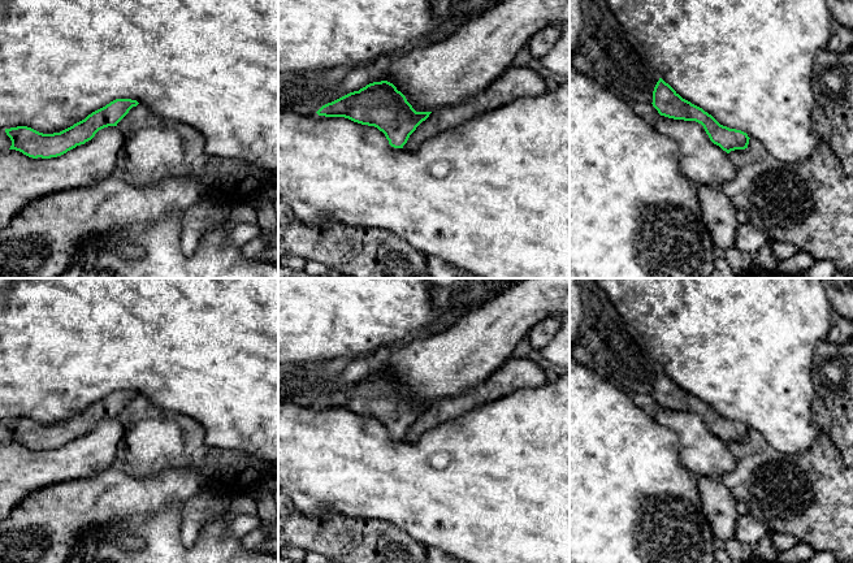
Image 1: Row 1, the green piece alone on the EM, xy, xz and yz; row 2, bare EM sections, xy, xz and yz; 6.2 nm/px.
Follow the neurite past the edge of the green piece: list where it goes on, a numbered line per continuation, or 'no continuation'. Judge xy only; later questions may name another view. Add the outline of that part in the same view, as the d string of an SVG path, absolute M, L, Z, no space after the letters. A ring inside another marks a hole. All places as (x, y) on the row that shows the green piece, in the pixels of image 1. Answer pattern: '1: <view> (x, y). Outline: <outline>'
no continuation

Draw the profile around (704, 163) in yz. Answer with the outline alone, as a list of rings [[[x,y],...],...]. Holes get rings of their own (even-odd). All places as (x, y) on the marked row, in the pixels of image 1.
[[[664,116],[651,124],[677,144],[680,172],[694,185],[719,189],[736,177],[737,169],[728,153],[710,140],[701,124]]]

